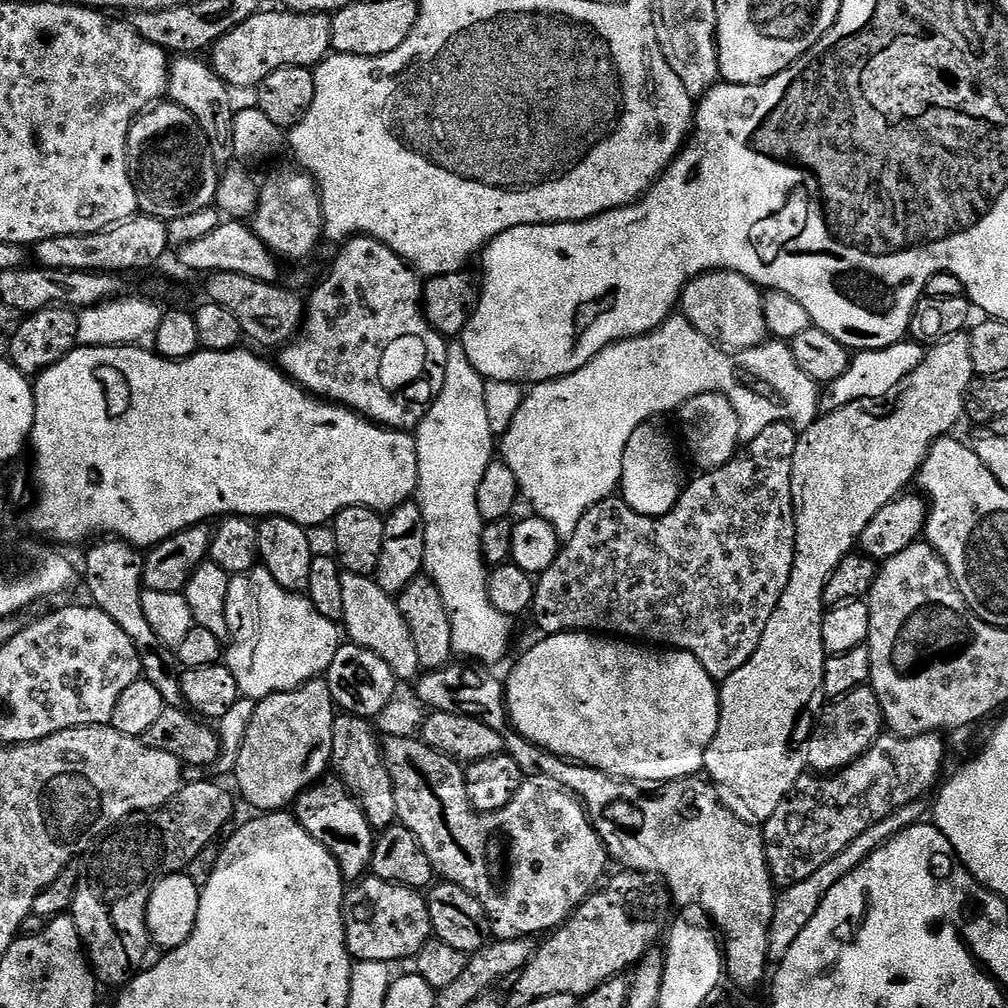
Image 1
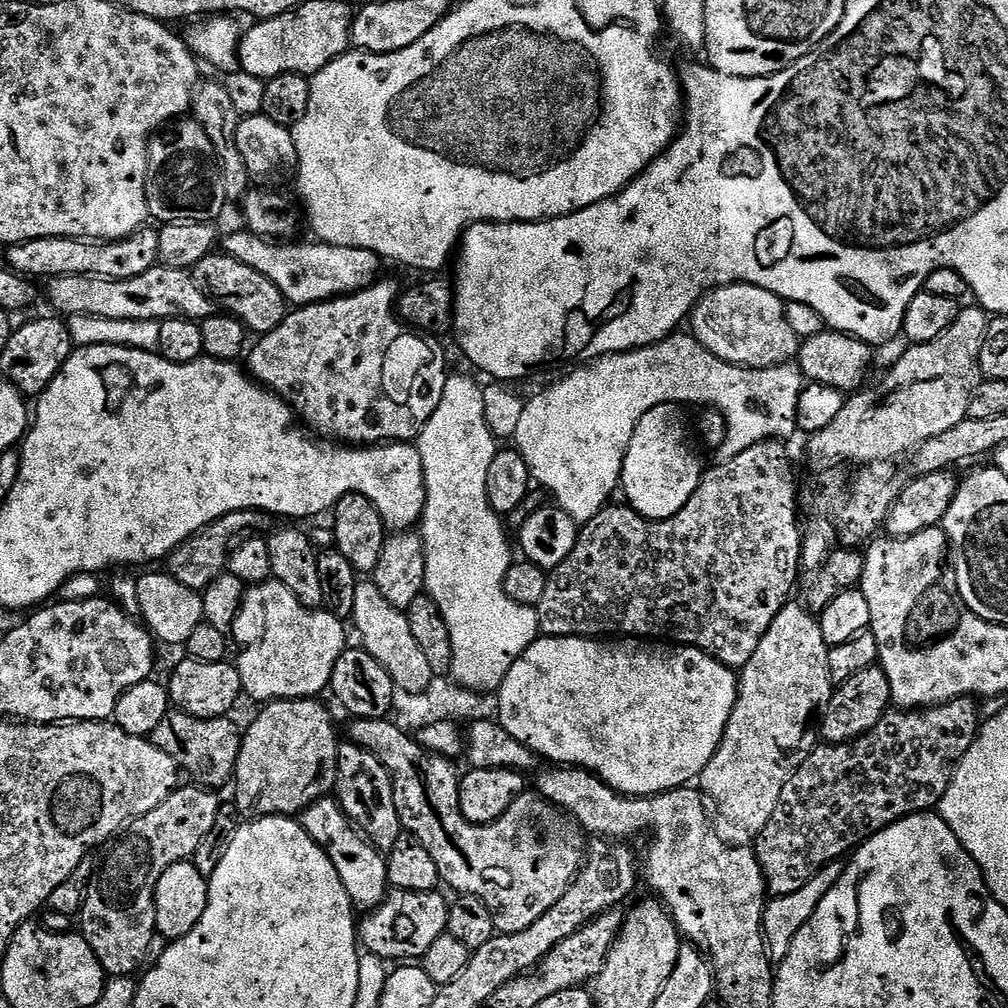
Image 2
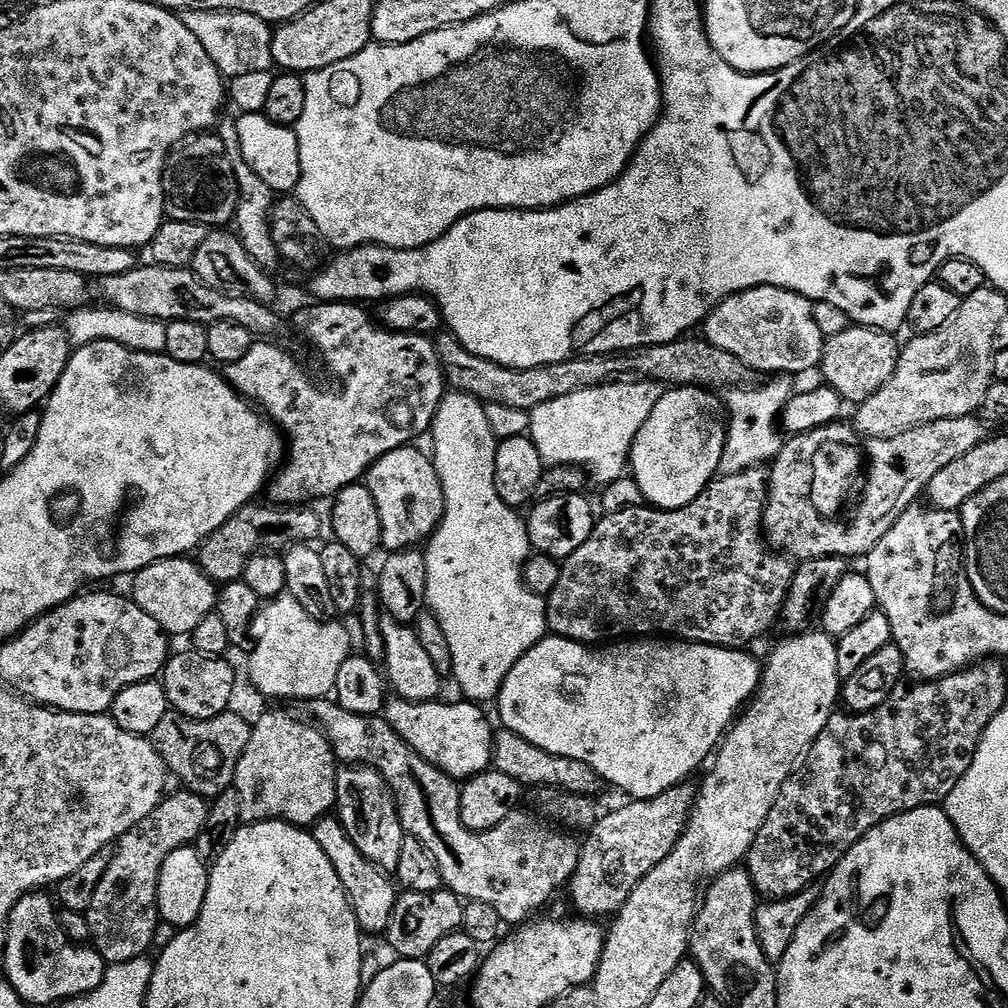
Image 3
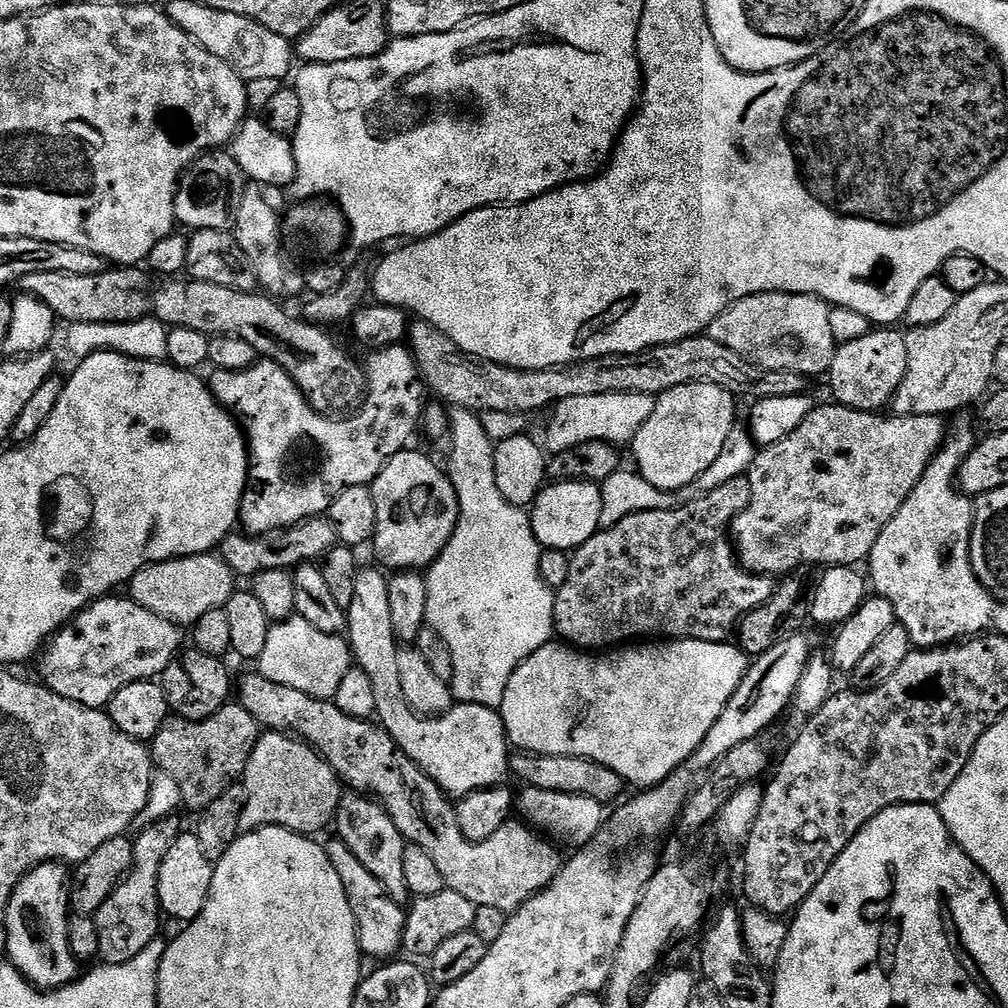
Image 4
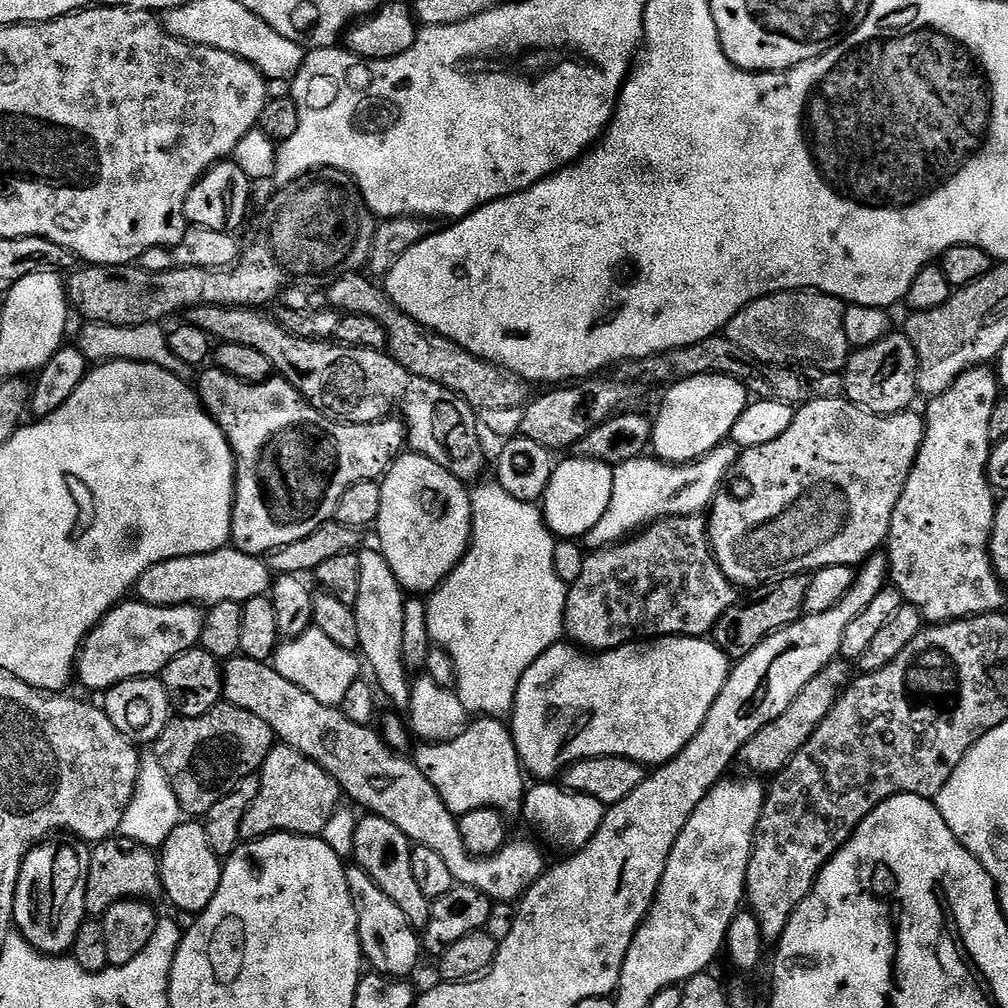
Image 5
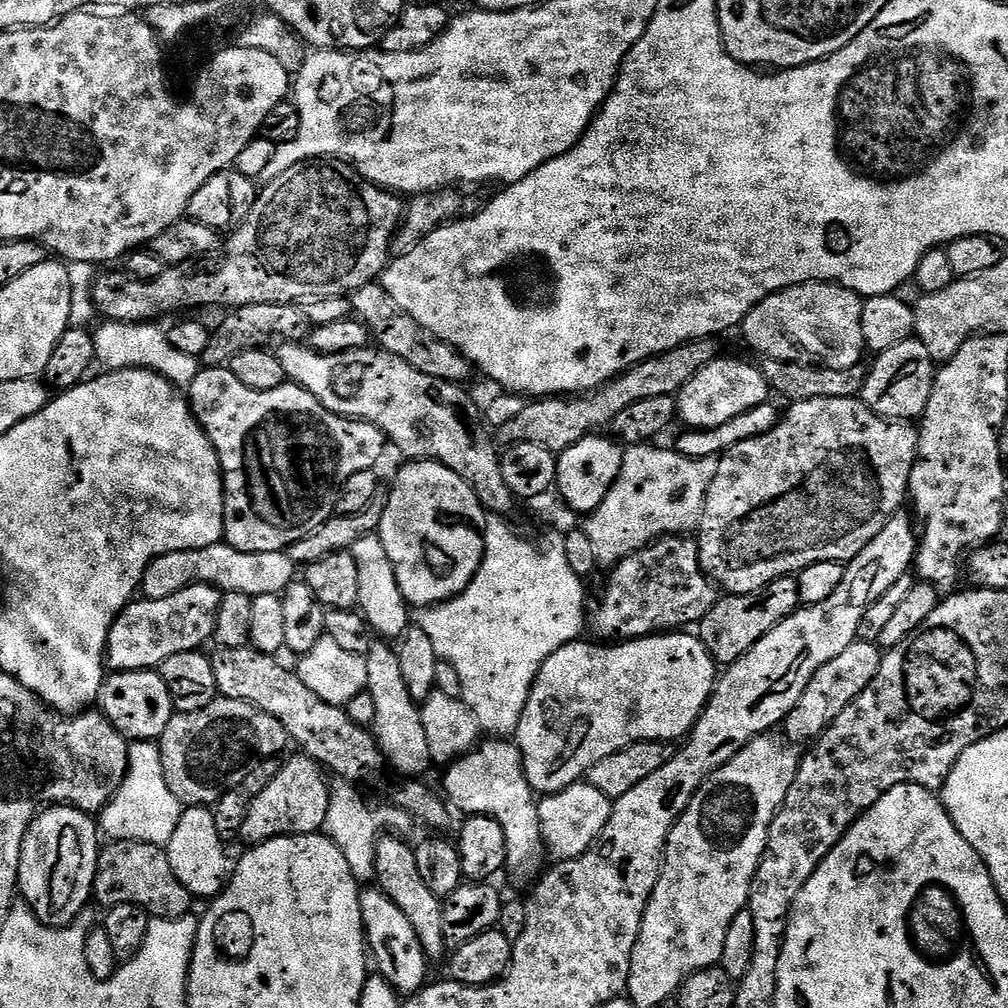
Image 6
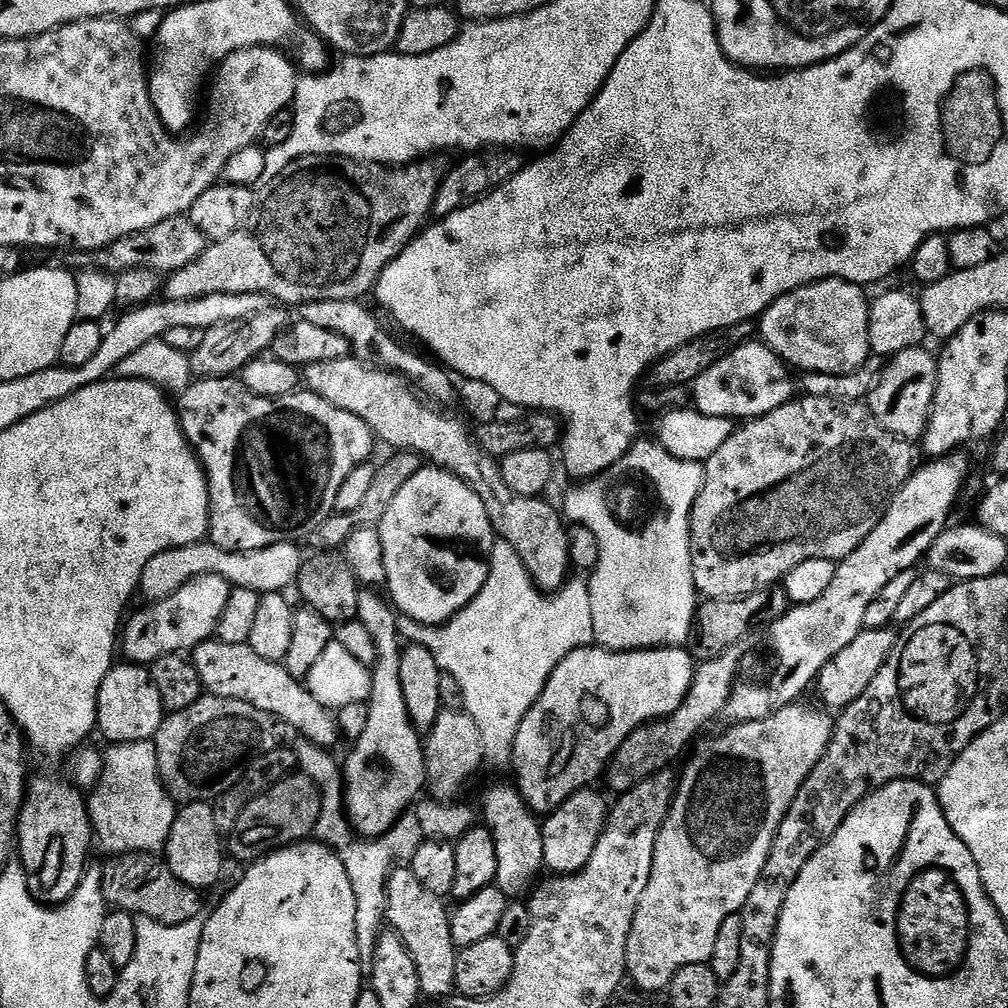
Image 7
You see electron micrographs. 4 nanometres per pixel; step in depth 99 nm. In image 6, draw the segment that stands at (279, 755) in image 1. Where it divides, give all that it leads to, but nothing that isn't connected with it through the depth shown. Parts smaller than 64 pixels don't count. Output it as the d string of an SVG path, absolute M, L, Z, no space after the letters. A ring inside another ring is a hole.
M303 754L295 755L281 763L270 786L254 798L240 821L238 836L245 840L245 845L264 844L274 836L310 836L323 829L328 809L329 781L324 781L325 773L315 760Z

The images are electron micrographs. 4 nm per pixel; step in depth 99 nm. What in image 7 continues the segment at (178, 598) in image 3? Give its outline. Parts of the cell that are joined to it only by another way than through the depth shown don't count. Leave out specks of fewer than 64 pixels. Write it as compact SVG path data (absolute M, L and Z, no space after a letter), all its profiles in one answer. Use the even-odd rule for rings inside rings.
M201 542L185 548L183 551L171 548L146 562L146 570L142 570L142 578L138 589L139 595L145 596L145 601L155 602L170 598L187 580L193 576L208 574L223 574L228 583L237 589L249 588L255 594L266 592L284 592L291 589L300 573L302 555L296 549L295 543L272 544L257 552L239 552L237 554L218 554L215 547Z

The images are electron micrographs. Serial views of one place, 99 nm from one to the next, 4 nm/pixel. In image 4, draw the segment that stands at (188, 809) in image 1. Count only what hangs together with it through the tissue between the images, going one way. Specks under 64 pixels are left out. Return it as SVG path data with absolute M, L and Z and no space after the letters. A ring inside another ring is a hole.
M173 814L166 820L153 820L140 832L140 837L135 837L132 849L134 850L134 862L127 876L112 891L110 898L106 898L106 902L102 902L102 906L97 910L94 917L98 930L98 942L100 943L99 959L106 964L121 964L122 962L130 962L130 958L134 958L134 954L142 954L142 950L146 950L146 946L150 946L152 940L157 939L160 933L160 920L162 921L162 909L160 899L158 898L158 874L162 862L166 858L166 850L170 850L173 842L182 835L180 828L179 815Z

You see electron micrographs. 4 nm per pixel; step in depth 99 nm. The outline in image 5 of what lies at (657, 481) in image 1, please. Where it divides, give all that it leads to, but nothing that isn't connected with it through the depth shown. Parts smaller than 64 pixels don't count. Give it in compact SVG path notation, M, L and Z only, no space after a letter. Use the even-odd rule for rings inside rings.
M695 376L677 380L668 389L660 404L660 413L652 420L651 451L665 464L686 465L706 457L709 452L717 451L723 440L727 441L734 430L734 422L748 407L750 393L740 381L729 376Z

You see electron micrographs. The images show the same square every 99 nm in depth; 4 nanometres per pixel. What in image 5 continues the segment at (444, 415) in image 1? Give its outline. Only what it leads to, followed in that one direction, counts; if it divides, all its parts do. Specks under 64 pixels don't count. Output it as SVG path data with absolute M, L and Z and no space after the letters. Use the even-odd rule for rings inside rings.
M481 483L479 485L481 488L476 493L473 491L470 496L472 499L472 541L468 543L468 552L460 560L460 565L440 584L440 587L427 597L426 626L432 635L433 645L444 649L452 658L455 668L454 691L460 697L464 709L477 717L504 718L512 711L516 701L518 682L522 682L522 674L526 674L526 670L530 670L532 663L546 650L550 650L552 645L565 635L564 607L568 597L568 588L556 573L554 550L556 549L557 537L553 536L552 531L548 529L543 511L538 510L535 503L519 500L510 494L506 494L506 490L498 483L483 484Z

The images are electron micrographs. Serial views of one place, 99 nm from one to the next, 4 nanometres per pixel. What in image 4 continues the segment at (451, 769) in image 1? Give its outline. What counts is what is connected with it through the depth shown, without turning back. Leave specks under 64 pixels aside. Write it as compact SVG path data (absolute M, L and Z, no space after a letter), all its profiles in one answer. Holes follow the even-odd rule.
M259 674L244 676L238 680L238 702L265 729L295 734L304 743L311 744L349 789L378 798L390 814L390 818L394 818L394 826L398 826L405 841L408 844L422 846L422 850L426 850L438 862L445 885L451 891L470 898L470 902L478 906L494 906L505 914L511 914L522 907L530 897L541 892L560 873L561 849L543 835L533 831L527 823L509 822L502 826L502 830L498 830L498 834L486 838L486 842L470 842L464 837L462 830L458 830L458 818L453 801L397 746L394 738L379 723L354 718L338 710L338 706L332 700L320 700L317 696L311 696L302 690L270 682L267 676Z

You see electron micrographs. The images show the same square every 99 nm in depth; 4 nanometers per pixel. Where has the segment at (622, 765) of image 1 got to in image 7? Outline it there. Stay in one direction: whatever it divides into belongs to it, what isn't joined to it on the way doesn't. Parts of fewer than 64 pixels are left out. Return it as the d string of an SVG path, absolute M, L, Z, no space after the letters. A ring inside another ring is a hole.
M589 646L574 650L566 658L562 658L560 665L552 671L552 677L546 682L540 697L534 702L534 706L526 714L526 718L522 718L522 726L518 726L518 734L516 735L514 750L512 751L511 767L513 769L516 768L514 784L532 812L536 814L555 812L556 808L562 806L562 802L566 802L575 792L585 791L589 786L595 785L592 783L595 780L599 781L603 777L612 755L616 753L618 746L622 746L622 742L626 742L626 738L635 728L640 728L643 724L647 724L657 718L670 717L674 714L674 710L678 710L678 706L682 706L682 702L692 685L693 671L693 657L683 647L644 648L641 652L609 652L607 648Z

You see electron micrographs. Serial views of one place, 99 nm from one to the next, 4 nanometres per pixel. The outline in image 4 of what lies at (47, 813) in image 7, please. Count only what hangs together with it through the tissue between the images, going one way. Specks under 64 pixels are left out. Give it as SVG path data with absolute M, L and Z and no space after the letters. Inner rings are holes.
M53 862L39 864L20 879L18 886L12 892L8 903L8 913L2 922L2 927L8 932L6 955L9 956L11 967L16 968L29 984L41 990L64 988L77 979L76 965L78 959L71 952L68 942L68 924L70 917L70 872L63 863Z

